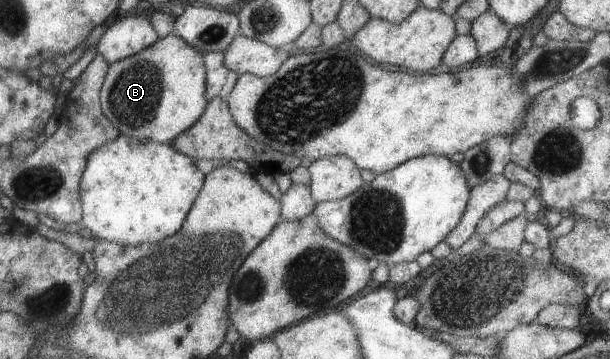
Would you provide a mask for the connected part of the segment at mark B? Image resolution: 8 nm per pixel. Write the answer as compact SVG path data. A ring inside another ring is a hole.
M172 32L158 37L148 48L110 63L98 96L102 114L120 135L170 143L204 112L205 90L203 54Z

